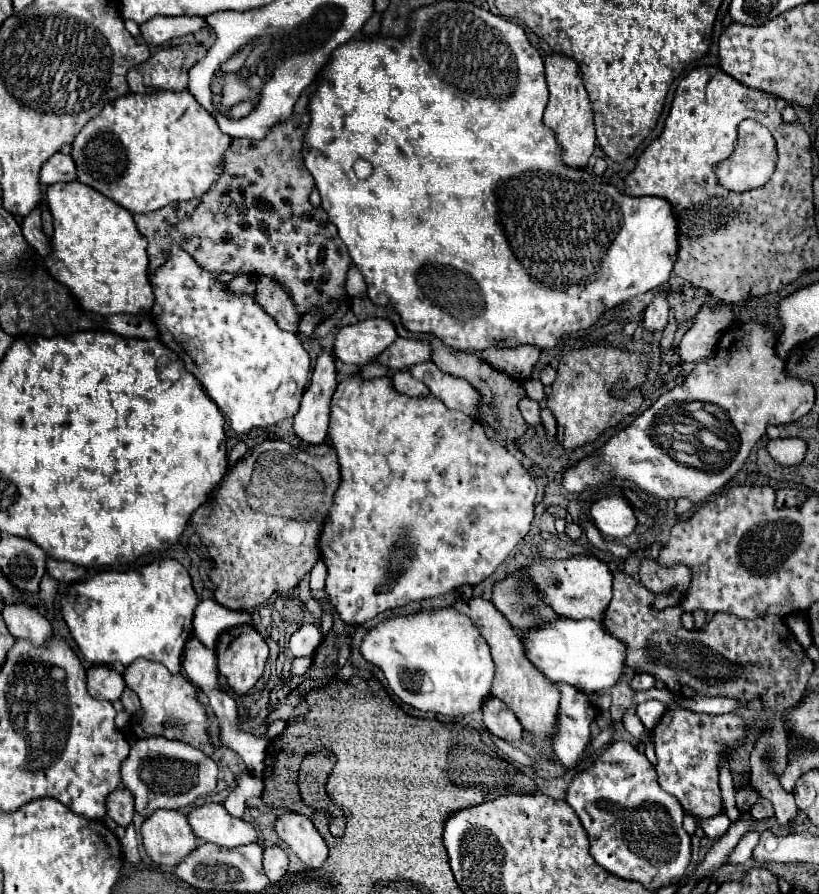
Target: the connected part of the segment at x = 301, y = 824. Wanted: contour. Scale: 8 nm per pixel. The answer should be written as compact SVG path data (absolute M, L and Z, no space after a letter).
M287 812L277 818L275 832L301 858L307 870L317 870L327 860L327 844L307 816Z

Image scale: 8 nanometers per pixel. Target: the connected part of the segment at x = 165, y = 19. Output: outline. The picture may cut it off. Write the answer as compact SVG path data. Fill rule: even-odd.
M155 16L141 26L141 36L149 46L163 46L177 36L195 34L203 26L203 16Z

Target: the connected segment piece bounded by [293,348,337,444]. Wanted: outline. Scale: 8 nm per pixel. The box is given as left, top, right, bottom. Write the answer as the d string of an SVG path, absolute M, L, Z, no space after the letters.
M321 348L311 386L303 394L293 430L307 444L323 444L329 428L329 402L337 390L337 368L331 350Z

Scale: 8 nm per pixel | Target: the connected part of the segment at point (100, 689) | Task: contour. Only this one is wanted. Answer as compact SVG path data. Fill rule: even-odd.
M91 666L87 670L87 690L97 700L115 702L125 690L125 680L109 666Z

